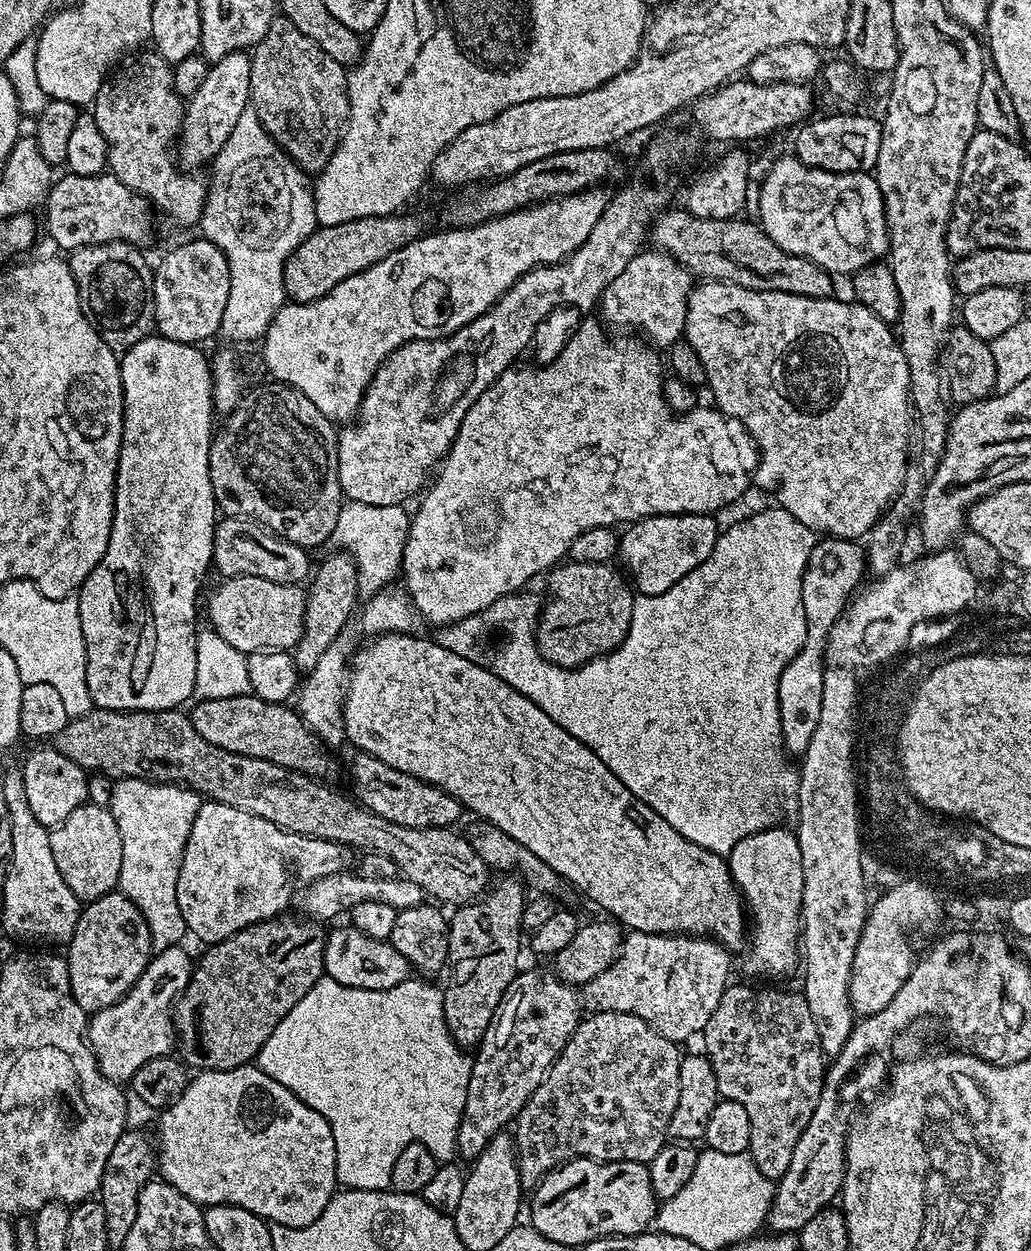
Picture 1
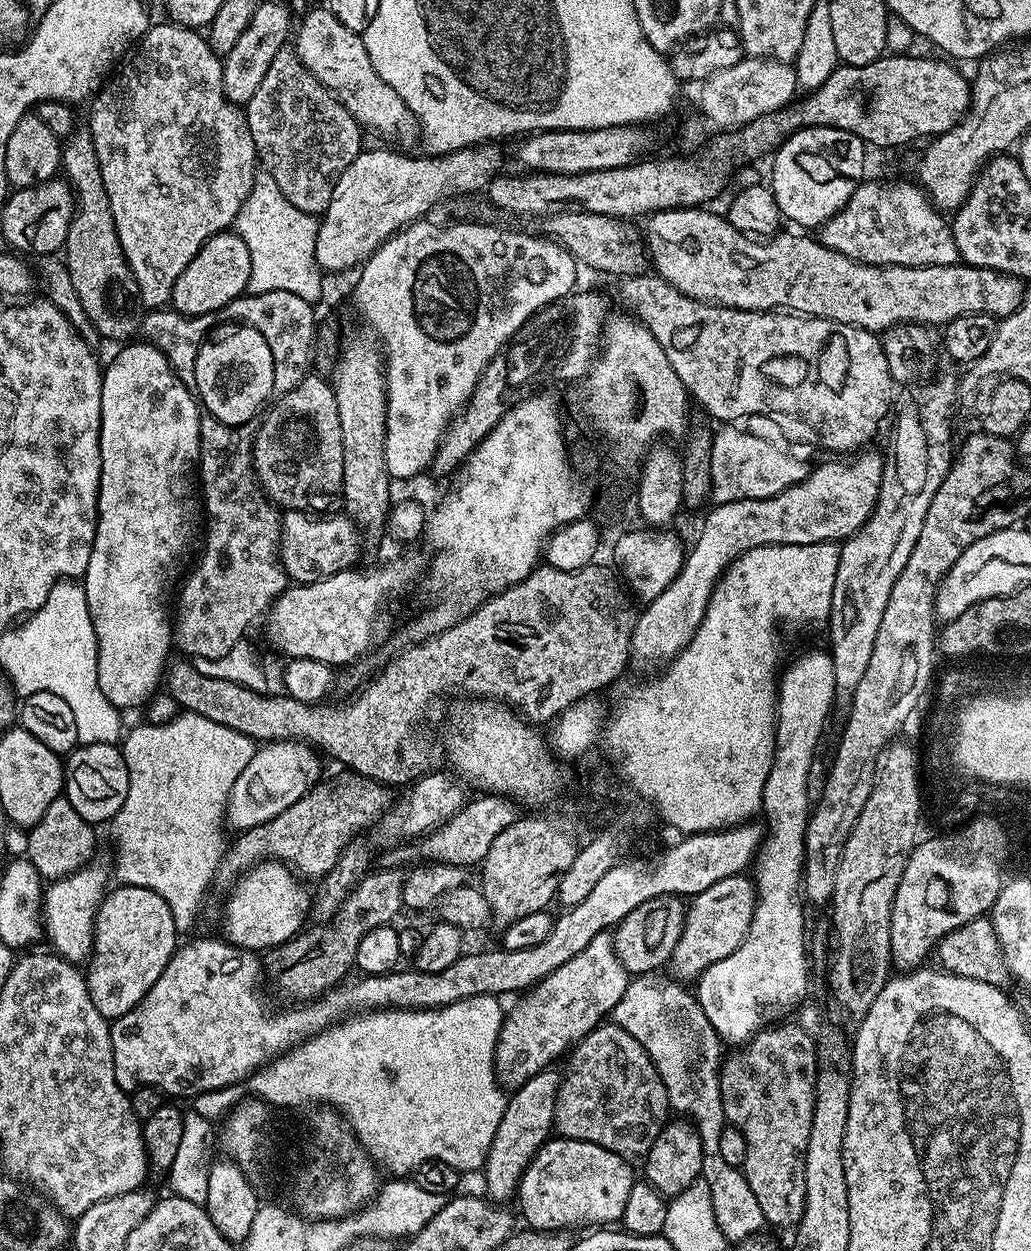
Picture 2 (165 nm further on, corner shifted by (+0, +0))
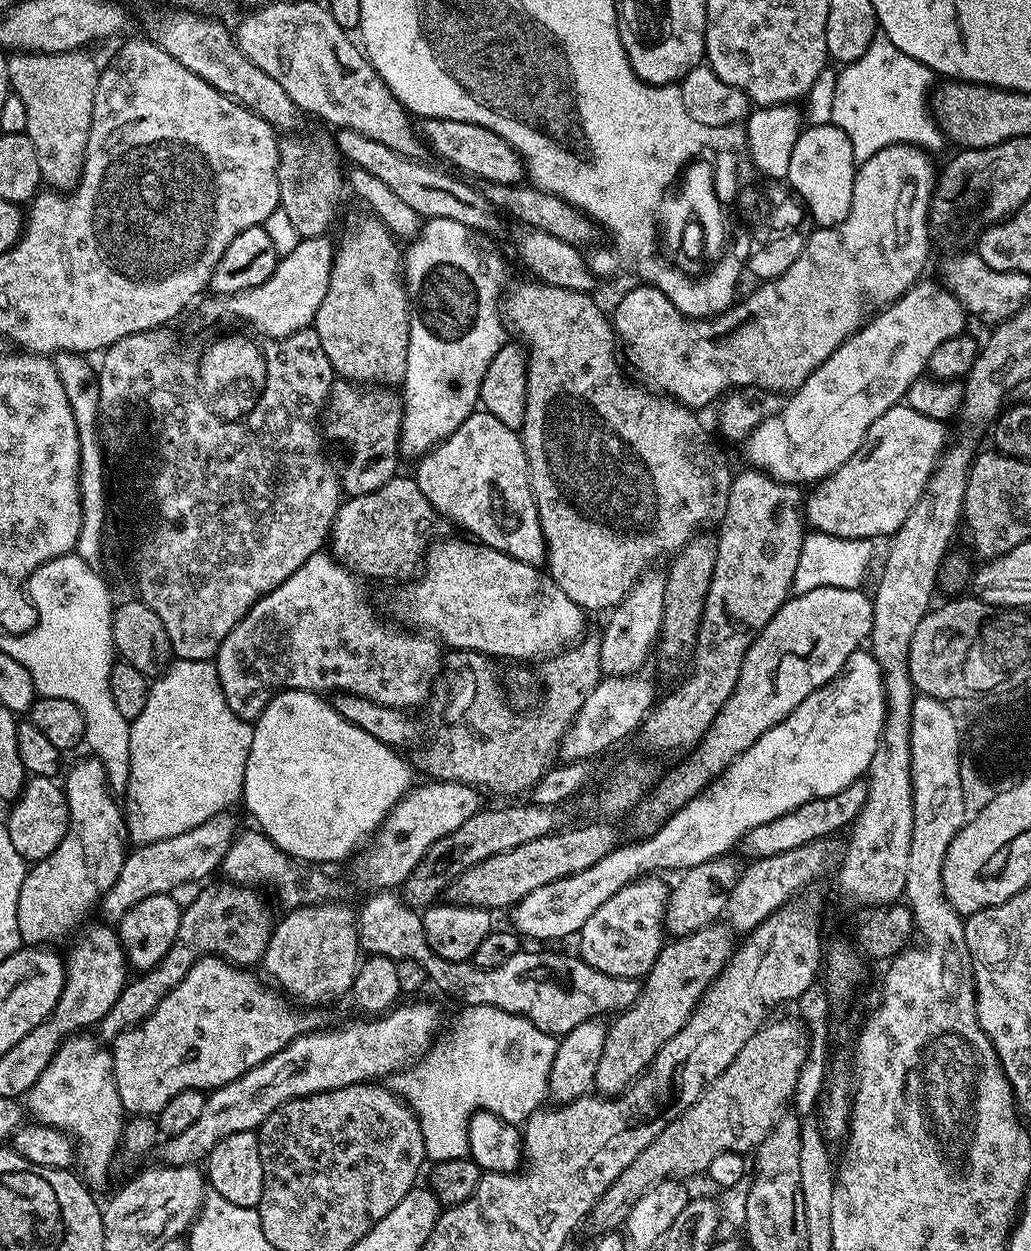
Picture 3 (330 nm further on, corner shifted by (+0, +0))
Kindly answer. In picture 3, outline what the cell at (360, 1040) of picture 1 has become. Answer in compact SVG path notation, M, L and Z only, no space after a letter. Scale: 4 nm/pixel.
M490 1005L464 1006L459 1011L461 1012L456 1016L456 1025L448 1033L445 1031L433 1043L423 1058L416 1061L411 1068L406 1068L403 1072L393 1075L390 1080L392 1091L403 1099L404 1103L412 1109L412 1112L418 1118L420 1129L422 1130L422 1138L424 1139L424 1154L432 1162L438 1160L453 1160L454 1158L468 1156L468 1119L471 1118L473 1112L492 1112L498 1118L502 1118L506 1122L517 1126L523 1125L525 1120L529 1120L533 1112L537 1111L545 1103L546 1097L548 1096L550 1066L554 1062L554 1054L556 1053L558 1043L557 1037L551 1036L549 1032L538 1030L538 1026L534 1026L534 1022L516 1013L507 1013L506 1010L496 1009Z

